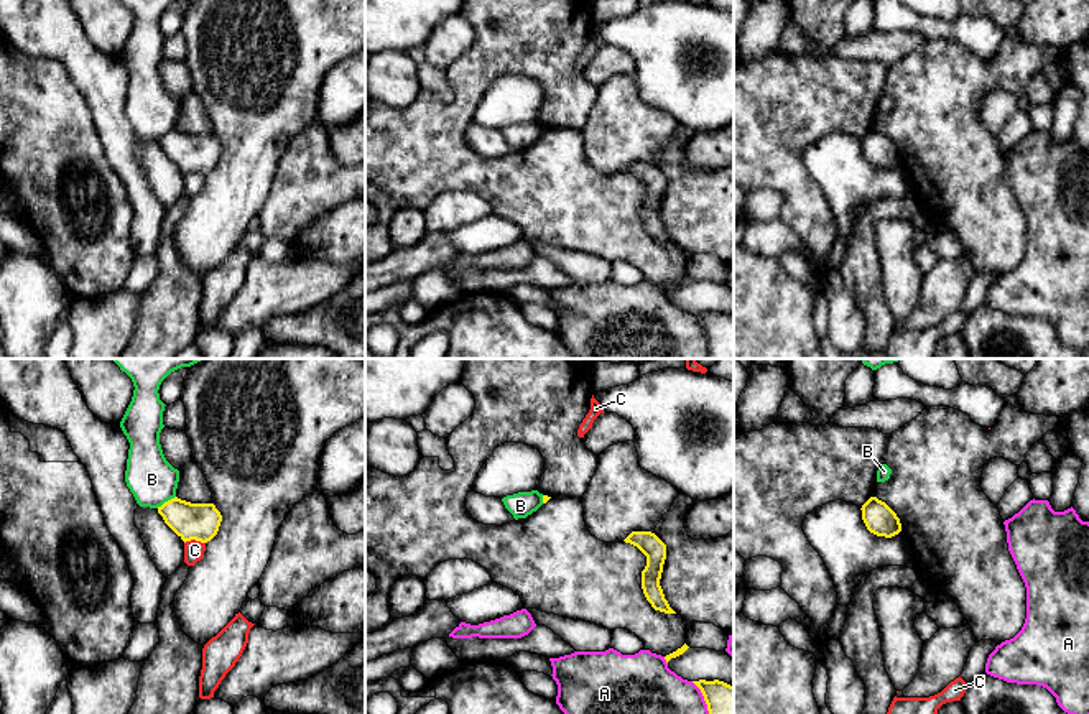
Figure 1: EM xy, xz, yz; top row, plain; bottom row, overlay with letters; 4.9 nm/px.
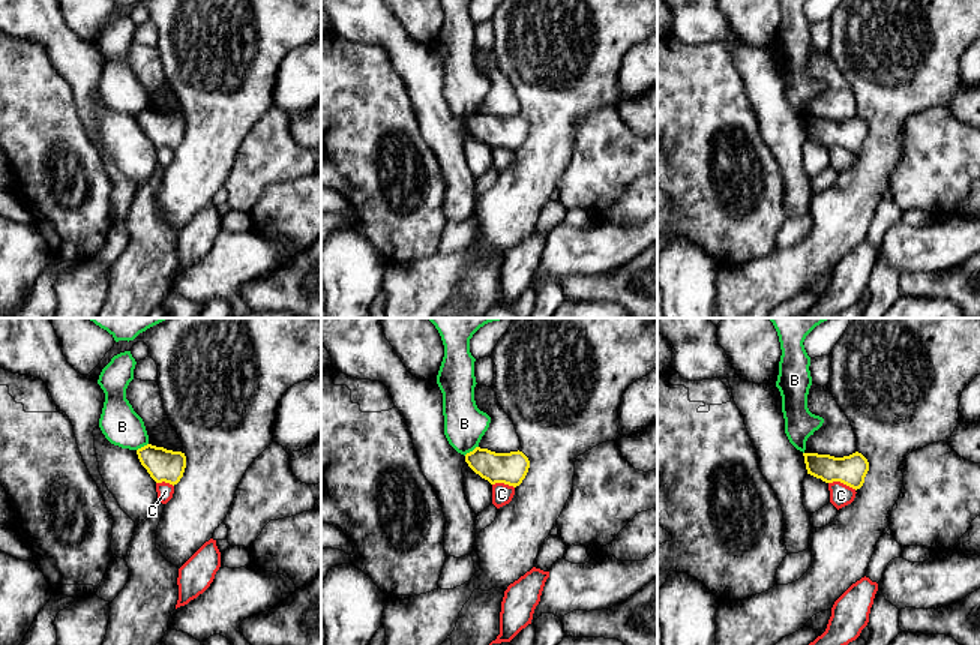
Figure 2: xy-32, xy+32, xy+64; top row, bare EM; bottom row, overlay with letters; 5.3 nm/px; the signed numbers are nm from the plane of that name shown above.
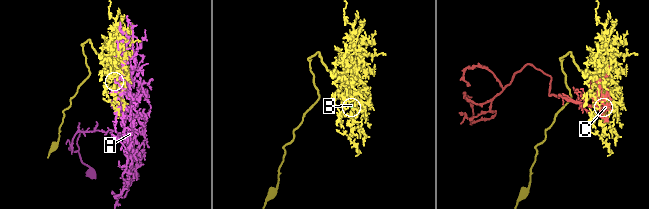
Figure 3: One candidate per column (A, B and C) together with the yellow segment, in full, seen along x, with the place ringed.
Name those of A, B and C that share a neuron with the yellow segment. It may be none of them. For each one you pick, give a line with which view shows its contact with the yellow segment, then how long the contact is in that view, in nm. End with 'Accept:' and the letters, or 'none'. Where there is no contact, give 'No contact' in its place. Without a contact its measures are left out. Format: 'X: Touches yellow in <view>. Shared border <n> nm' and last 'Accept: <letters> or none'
Accept: none

